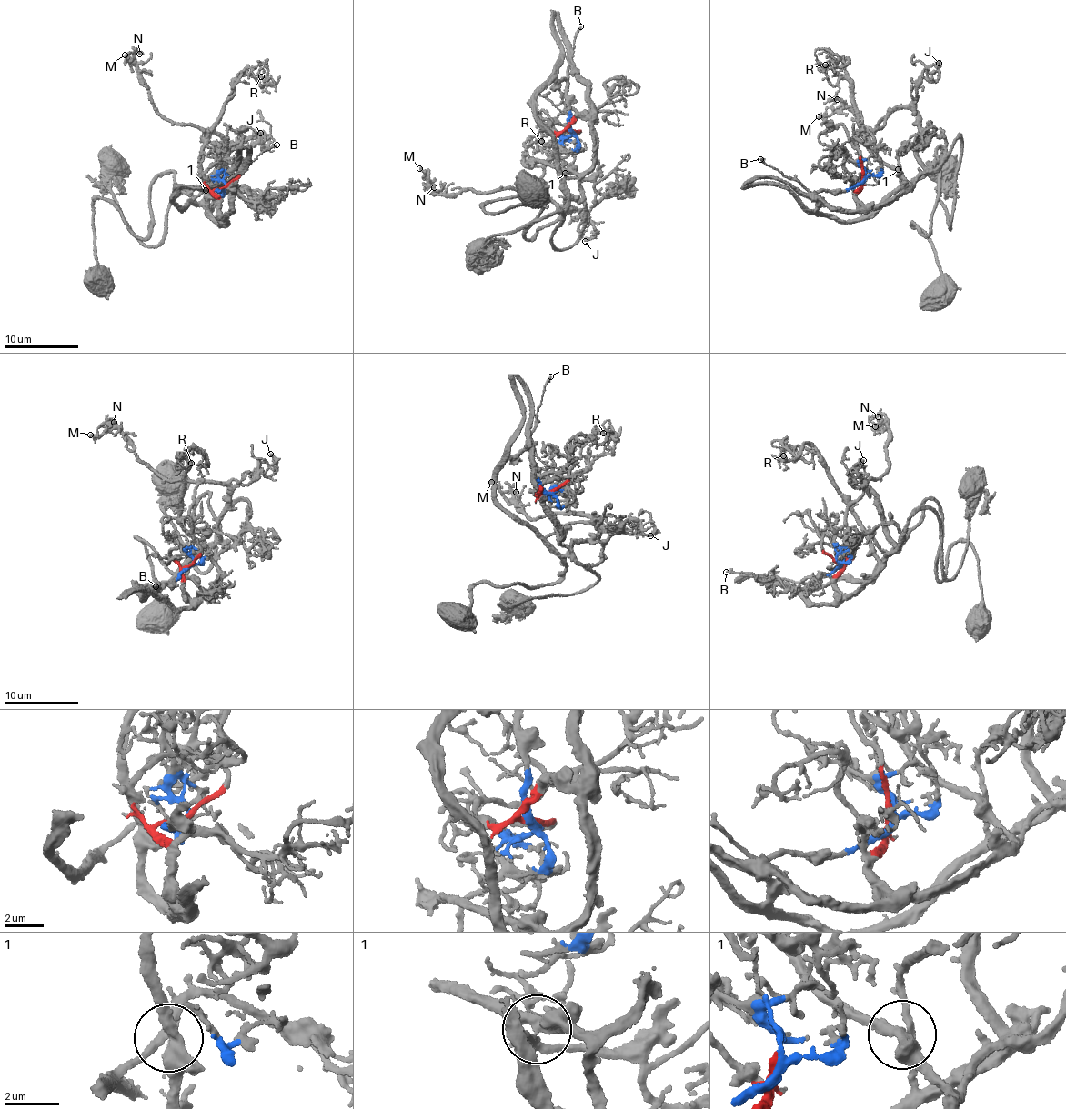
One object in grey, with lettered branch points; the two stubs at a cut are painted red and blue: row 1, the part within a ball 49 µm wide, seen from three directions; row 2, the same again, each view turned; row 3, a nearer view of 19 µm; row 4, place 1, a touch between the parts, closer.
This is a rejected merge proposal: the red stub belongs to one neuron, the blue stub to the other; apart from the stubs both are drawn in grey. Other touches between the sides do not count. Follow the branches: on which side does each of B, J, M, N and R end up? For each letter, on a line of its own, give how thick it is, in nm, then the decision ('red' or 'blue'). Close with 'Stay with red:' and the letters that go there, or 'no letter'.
B: 170 nm thick; blue
J: 240 nm thick; blue
M: 160 nm thick; blue
N: 110 nm thick; blue
R: 150 nm thick; red
Stay with red: R

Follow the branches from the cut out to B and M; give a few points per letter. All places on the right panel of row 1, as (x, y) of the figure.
B: (863, 177), (841, 191), (820, 188), (815, 193), (759, 158)
M: (863, 177), (822, 189), (819, 213), (864, 217), (922, 174), (916, 114), (872, 130), (818, 116)

